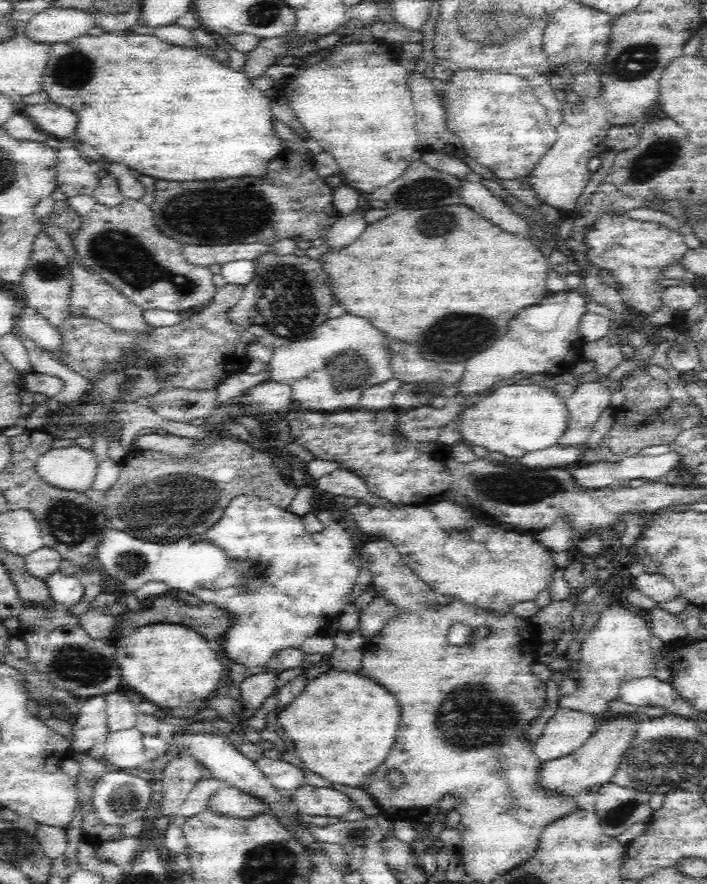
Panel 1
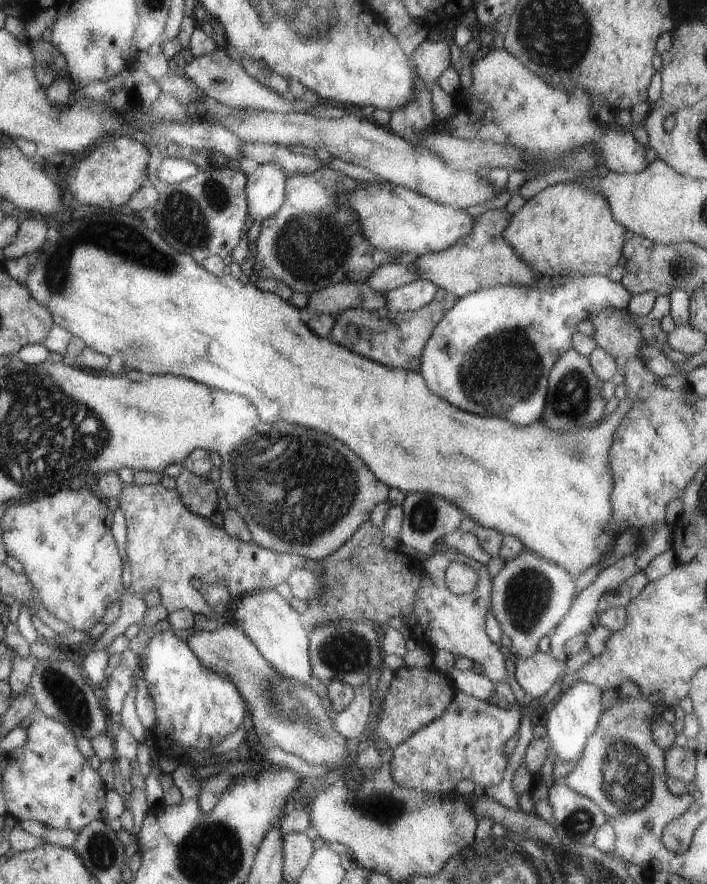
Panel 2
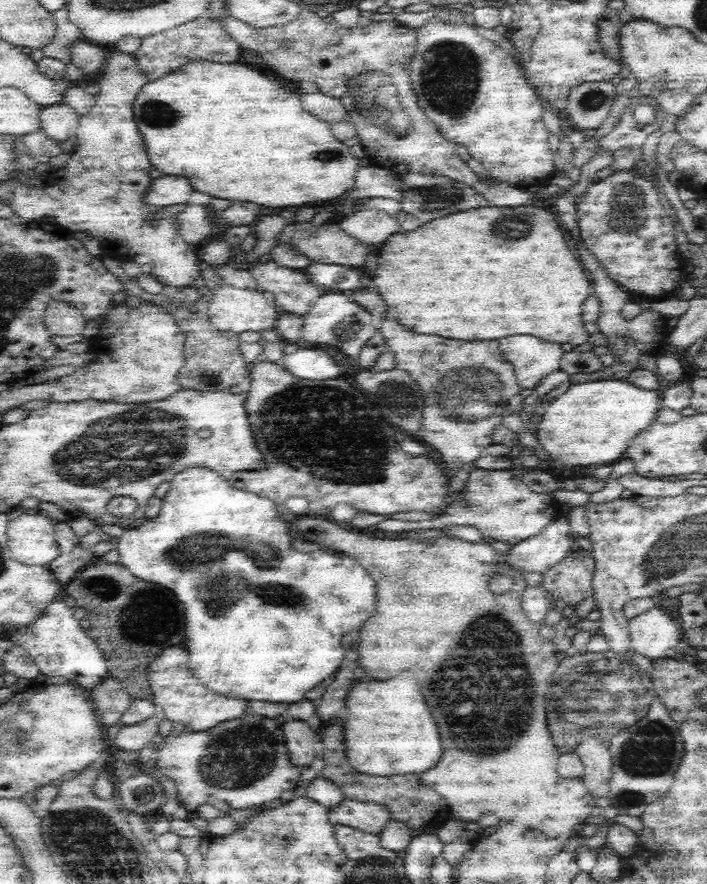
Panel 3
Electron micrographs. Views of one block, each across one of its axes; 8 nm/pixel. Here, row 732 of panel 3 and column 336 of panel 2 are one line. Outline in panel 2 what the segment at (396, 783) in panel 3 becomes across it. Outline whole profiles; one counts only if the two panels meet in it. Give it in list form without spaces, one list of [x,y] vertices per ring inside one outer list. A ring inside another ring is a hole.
[[[438,289],[429,303],[415,311],[396,312],[388,307],[367,311],[354,307],[341,312],[335,317],[335,323],[328,338],[332,342],[336,342],[336,344],[340,344],[340,346],[344,346],[344,348],[348,348],[356,354],[361,354],[378,364],[418,372],[421,354],[429,336],[436,328],[436,324],[444,318],[444,314],[456,304],[457,300],[455,294],[444,289]],[[352,325],[362,330],[362,338],[356,344],[351,344],[344,336],[346,327]]]

